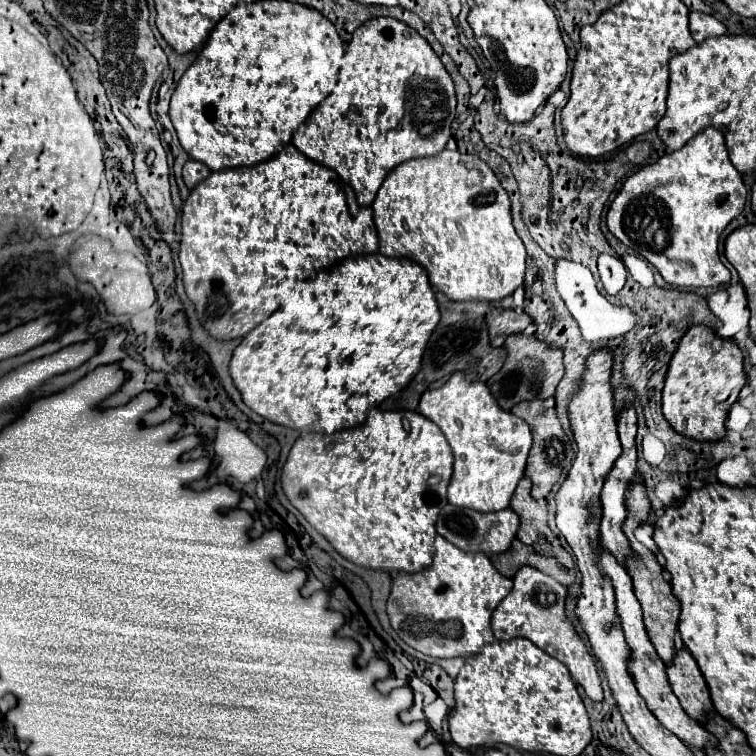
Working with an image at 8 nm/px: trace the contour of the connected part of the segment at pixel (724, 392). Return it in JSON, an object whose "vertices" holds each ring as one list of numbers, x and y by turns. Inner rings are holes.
{"vertices":[[691,325,689,331,679,339,677,351,669,361,669,369,665,375,665,387,663,387,663,415,677,433,683,433,691,439,697,439,697,441,723,439,729,407,737,401,739,391,743,389,745,383,747,383,747,375,743,369,743,353,737,347,737,343,733,339,719,337,707,325]]}

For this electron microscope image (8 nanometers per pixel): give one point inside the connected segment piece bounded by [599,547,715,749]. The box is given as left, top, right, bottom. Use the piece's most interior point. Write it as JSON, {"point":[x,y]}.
{"point":[649,672]}

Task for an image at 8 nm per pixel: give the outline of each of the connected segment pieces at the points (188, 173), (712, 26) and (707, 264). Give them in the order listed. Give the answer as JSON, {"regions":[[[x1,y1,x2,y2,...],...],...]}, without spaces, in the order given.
{"regions":[[[189,159,185,165,183,165,183,179,187,183,189,189,193,189,199,181,203,181,207,175,211,175,211,171,201,165,201,161,195,161,195,159]],[[693,11,689,15,689,29,691,29,691,35,697,43,701,43,703,39,707,37,713,37,713,35,723,35,725,33,725,25,721,21,717,21,715,17,711,15,705,15,705,13,697,13]],[[703,129,683,149,665,153,659,161,645,165,623,183,607,213,607,227,621,243,655,265,667,283,677,287,717,287,729,283,731,279,731,271,721,263,719,257,719,237,729,221,741,215,745,201,747,187,741,179,741,173,727,157,723,135,719,135,717,129]]]}

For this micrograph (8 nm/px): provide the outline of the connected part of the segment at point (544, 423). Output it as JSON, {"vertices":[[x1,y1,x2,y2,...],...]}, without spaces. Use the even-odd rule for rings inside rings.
{"vertices":[[533,399,533,401,523,401,519,405,515,405,511,409,513,415,521,417,523,421,527,421,531,425,533,431,533,447,527,459,527,469,525,475,533,481,531,487,531,495,535,501,543,501,547,497,547,493,551,491,551,487,561,479,561,475,565,475,573,461,575,461,575,441,571,441,571,437,563,431,561,421,555,413,555,403,553,401,543,401,543,399]]}

